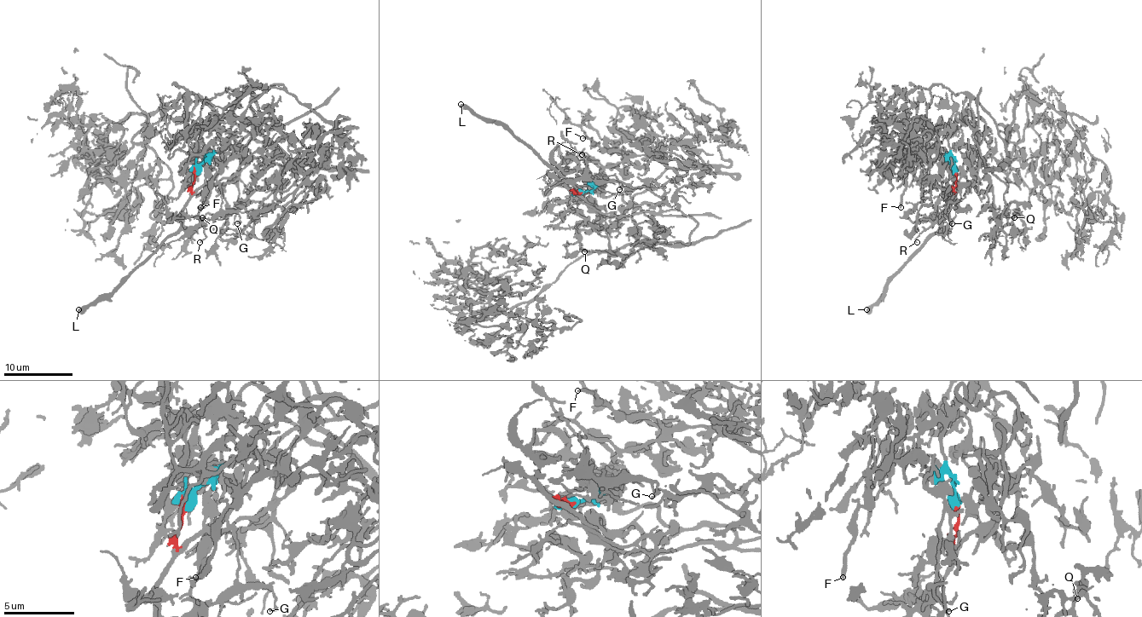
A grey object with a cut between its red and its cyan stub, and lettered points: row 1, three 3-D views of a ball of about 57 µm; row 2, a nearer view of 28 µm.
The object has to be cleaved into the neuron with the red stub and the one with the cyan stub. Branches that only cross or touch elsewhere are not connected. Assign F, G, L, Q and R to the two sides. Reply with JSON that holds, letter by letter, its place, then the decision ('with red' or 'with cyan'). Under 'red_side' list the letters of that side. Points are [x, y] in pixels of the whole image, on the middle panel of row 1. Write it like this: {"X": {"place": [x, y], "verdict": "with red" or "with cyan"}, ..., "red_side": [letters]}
{"F": {"place": [582, 138], "verdict": "with cyan"}, "G": {"place": [619, 189], "verdict": "with red"}, "L": {"place": [460, 104], "verdict": "with red"}, "Q": {"place": [584, 251], "verdict": "with cyan"}, "R": {"place": [582, 154], "verdict": "with red"}, "red_side": ["G", "L", "R"]}

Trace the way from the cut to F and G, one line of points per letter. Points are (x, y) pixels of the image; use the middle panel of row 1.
F: (579, 192), (603, 185), (603, 170), (618, 164), (623, 155), (582, 138)
G: (579, 192), (572, 192), (564, 179), (618, 181), (622, 185), (618, 190)

